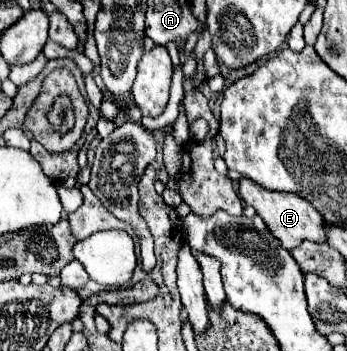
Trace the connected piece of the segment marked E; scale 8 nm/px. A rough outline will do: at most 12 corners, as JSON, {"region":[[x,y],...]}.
{"region":[[251,179],[239,195],[281,247],[327,243],[325,221],[299,195]]}

